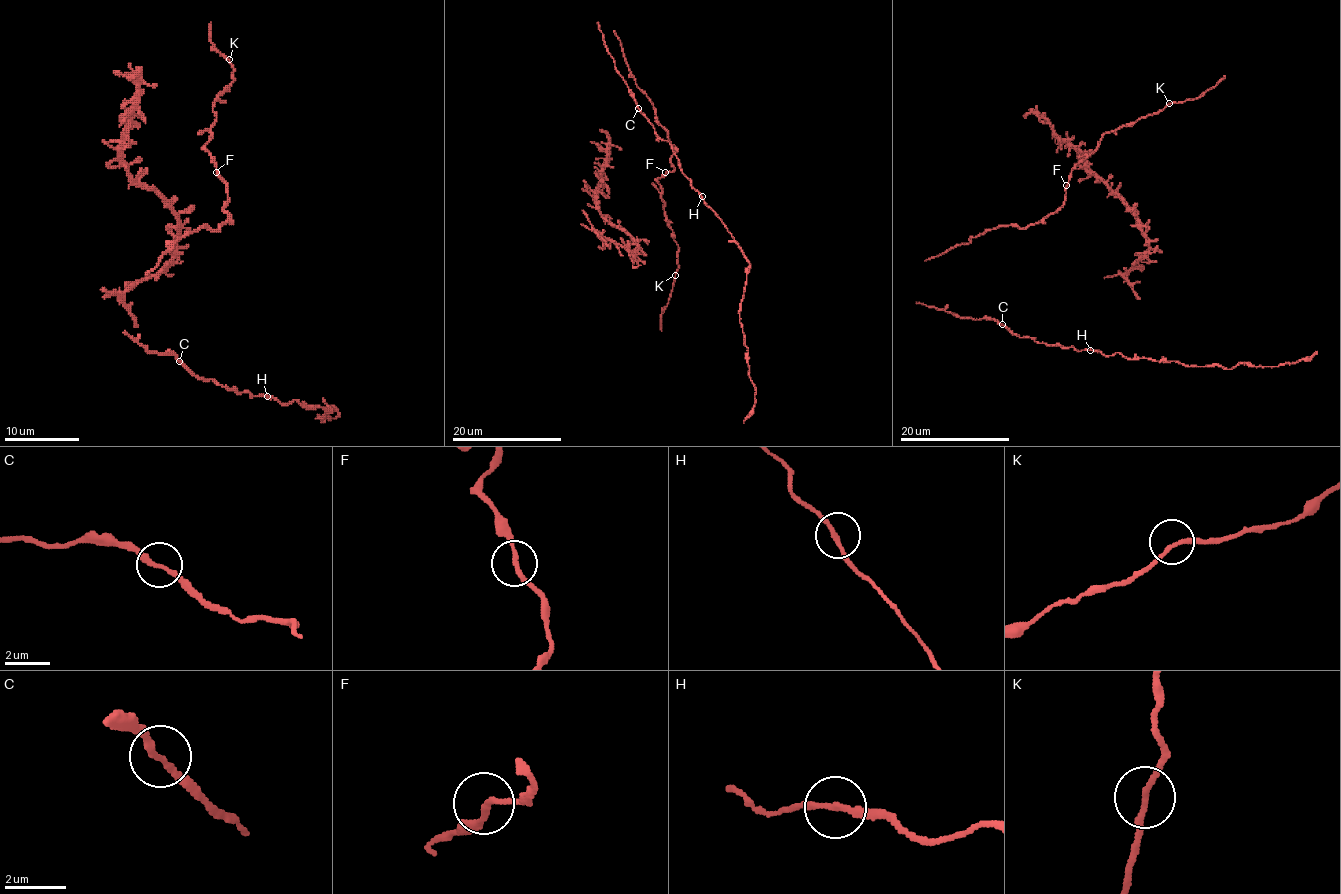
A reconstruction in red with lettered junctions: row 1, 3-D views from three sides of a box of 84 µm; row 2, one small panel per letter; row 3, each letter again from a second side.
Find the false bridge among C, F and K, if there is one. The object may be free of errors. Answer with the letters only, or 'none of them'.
C

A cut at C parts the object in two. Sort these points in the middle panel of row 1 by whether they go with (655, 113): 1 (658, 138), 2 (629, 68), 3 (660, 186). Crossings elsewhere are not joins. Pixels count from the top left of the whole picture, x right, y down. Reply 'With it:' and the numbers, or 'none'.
With it: 2, 3

